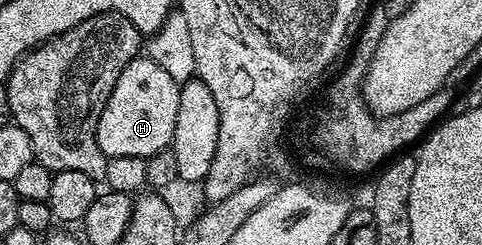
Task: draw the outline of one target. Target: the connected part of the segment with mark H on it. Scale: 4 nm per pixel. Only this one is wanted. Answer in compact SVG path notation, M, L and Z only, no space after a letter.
M148 56L133 58L120 72L120 80L116 80L116 88L112 88L112 96L108 96L108 104L104 104L104 112L100 112L100 124L96 128L96 140L100 151L107 158L132 156L145 160L169 147L176 132L176 112L180 112L180 84L160 68Z

